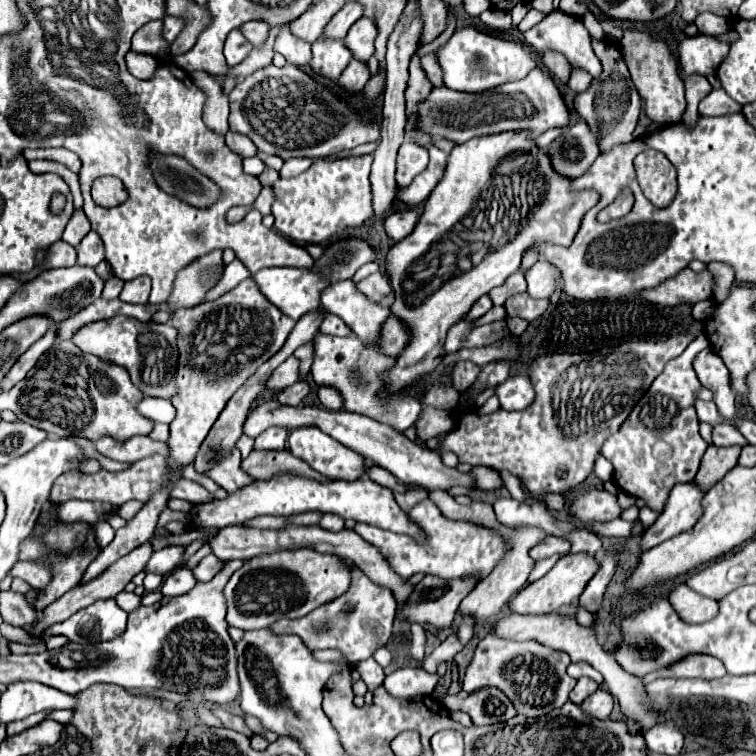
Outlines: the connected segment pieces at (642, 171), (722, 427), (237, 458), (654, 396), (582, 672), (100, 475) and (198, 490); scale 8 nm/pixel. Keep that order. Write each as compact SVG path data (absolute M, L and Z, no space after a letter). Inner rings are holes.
M658 150L640 152L634 160L640 188L656 206L664 208L676 196L676 168Z
M718 424L712 430L712 444L716 444L716 446L732 446L732 444L746 446L748 442L744 442L744 436L734 426L730 426L730 424Z
M232 450L232 454L228 454L228 458L224 458L224 462L220 462L220 466L216 466L216 470L212 470L212 474L208 474L220 488L224 488L226 492L236 492L238 488L250 486L252 482L256 482L256 478L252 478L250 474L246 474L240 466L242 456L238 450Z
M700 334L678 358L668 362L664 372L634 404L620 430L612 434L600 450L600 454L614 466L612 480L616 482L618 490L646 500L648 506L658 512L664 508L674 484L690 482L696 476L700 458L708 448L698 432L696 410L692 410L696 390L700 388L694 372L694 360L696 354L700 354L704 348L708 348L708 338ZM668 400L676 402L676 410L672 416L668 416Z
M572 662L570 666L568 666L568 676L572 676L572 678L582 678L582 676L588 676L588 678L592 678L594 682L602 682L602 674L598 672L598 670L594 670L588 662Z
M152 454L148 458L134 462L130 468L126 468L122 472L98 470L96 474L84 474L80 470L68 470L56 478L48 500L52 504L64 504L68 500L90 500L90 502L108 502L114 506L122 506L128 500L146 502L156 490L160 490L164 478L166 478L164 458L160 454Z
M182 478L180 482L176 482L176 486L172 486L172 498L188 500L188 502L194 504L194 506L214 502L214 496L212 496L204 486L200 486L198 482L186 480L186 478Z

